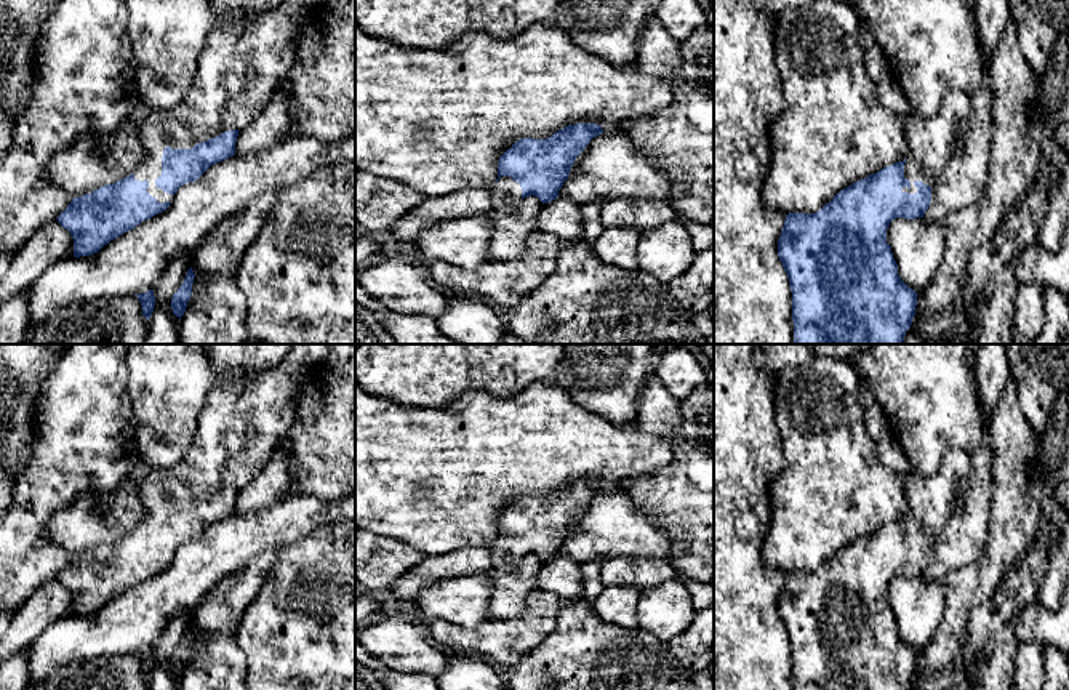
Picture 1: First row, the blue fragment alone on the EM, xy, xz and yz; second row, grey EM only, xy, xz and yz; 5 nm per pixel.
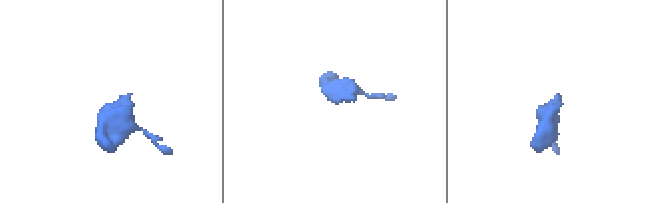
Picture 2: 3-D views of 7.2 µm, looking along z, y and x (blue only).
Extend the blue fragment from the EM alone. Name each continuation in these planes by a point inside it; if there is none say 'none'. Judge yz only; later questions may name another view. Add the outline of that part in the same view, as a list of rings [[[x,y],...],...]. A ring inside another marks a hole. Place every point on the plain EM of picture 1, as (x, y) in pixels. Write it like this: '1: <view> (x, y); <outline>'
1: yz (928, 498); [[[951,447],[938,474],[925,477],[919,472],[909,472],[904,475],[907,498],[904,536],[911,540],[911,546],[903,546],[903,551],[915,552],[915,540],[931,546],[935,535],[949,520],[957,483],[971,469],[970,455],[962,448]]]

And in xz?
1: xz (506, 553); [[[501,535],[488,549],[496,570],[510,570],[522,560],[522,546],[510,535]]]

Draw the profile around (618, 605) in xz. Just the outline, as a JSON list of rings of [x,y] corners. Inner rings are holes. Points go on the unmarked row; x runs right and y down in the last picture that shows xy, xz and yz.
[[[605,586],[591,600],[595,616],[607,624],[618,624],[623,629],[639,628],[639,599],[642,591],[634,586]]]

